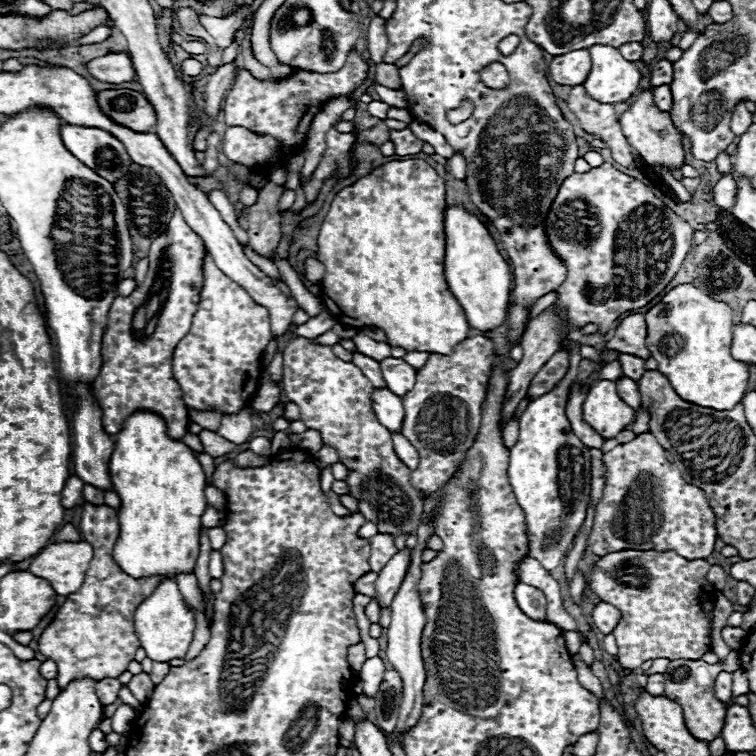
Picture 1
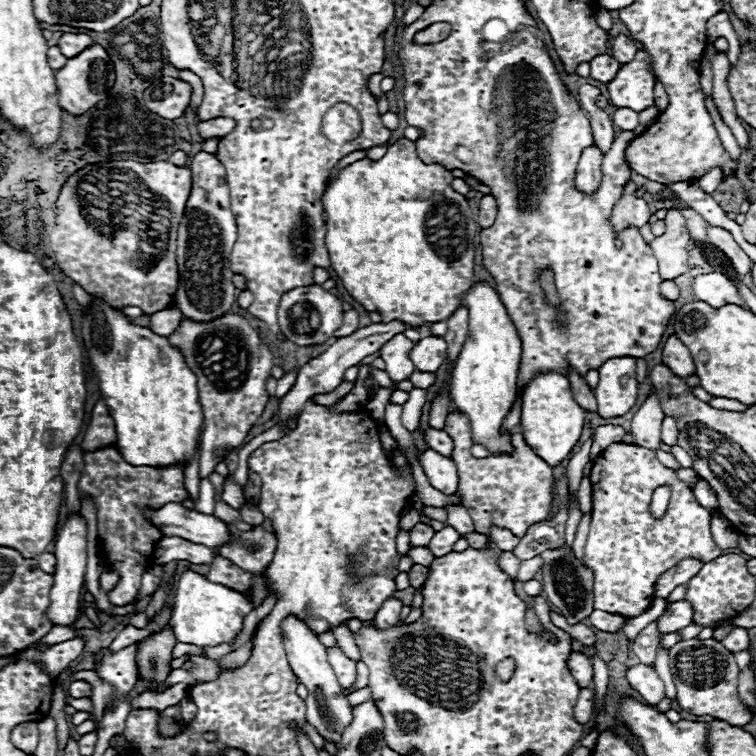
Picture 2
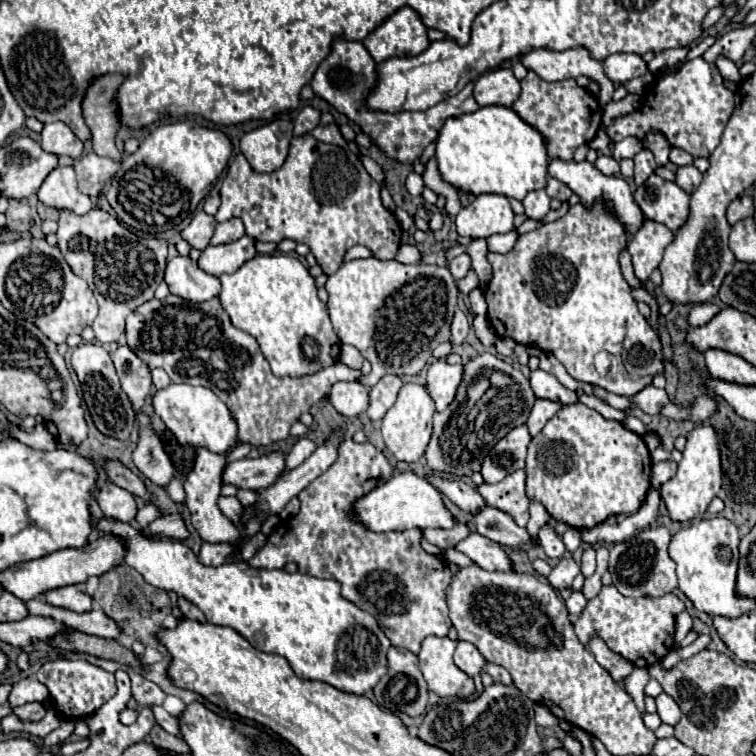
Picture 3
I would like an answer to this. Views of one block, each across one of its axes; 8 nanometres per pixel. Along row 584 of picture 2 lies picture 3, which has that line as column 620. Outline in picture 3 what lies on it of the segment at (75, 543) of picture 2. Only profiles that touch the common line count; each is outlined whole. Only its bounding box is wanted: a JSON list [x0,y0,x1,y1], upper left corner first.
[604,52,648,84]

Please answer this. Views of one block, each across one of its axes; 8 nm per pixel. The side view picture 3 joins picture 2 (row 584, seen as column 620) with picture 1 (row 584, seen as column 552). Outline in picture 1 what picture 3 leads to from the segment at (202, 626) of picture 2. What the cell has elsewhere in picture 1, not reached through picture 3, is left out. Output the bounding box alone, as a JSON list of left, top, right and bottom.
[134,578,196,662]

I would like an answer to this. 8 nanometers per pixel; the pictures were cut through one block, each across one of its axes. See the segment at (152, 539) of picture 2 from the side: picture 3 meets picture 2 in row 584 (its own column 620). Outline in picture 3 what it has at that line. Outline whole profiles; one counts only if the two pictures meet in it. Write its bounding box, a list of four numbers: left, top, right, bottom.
[606,60,734,158]

